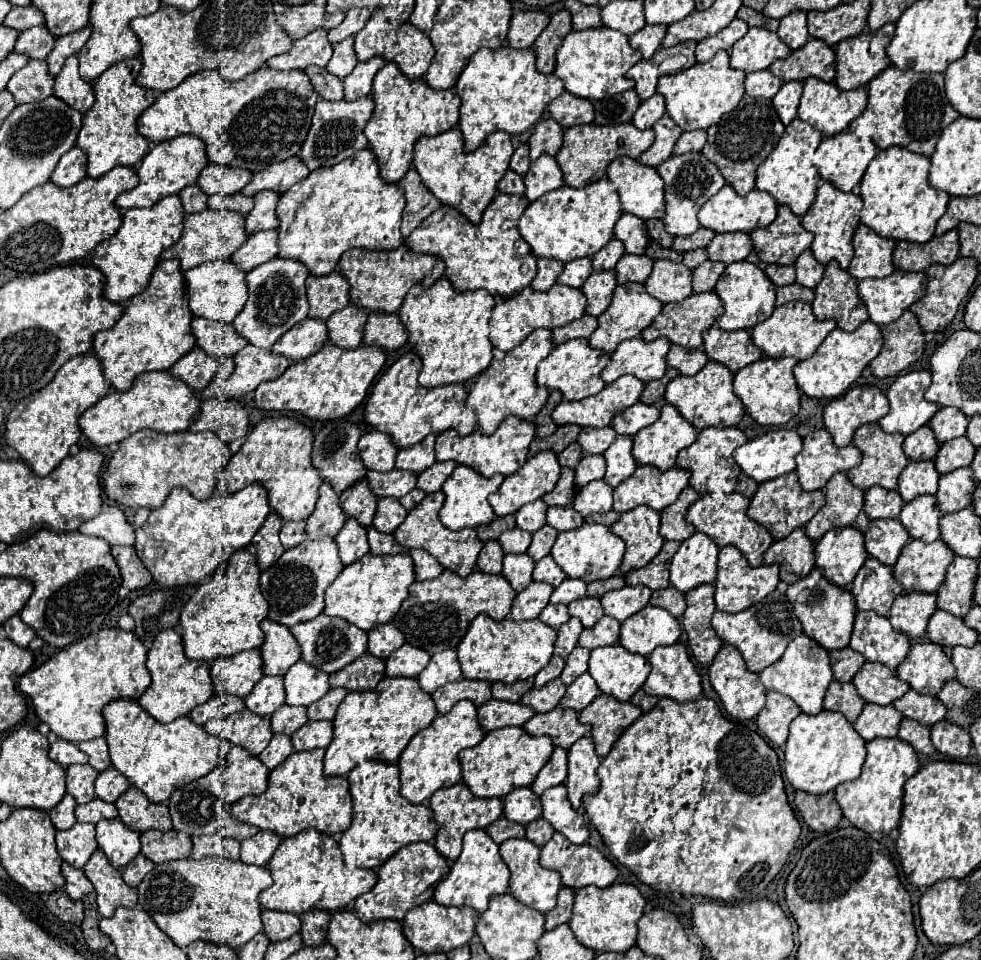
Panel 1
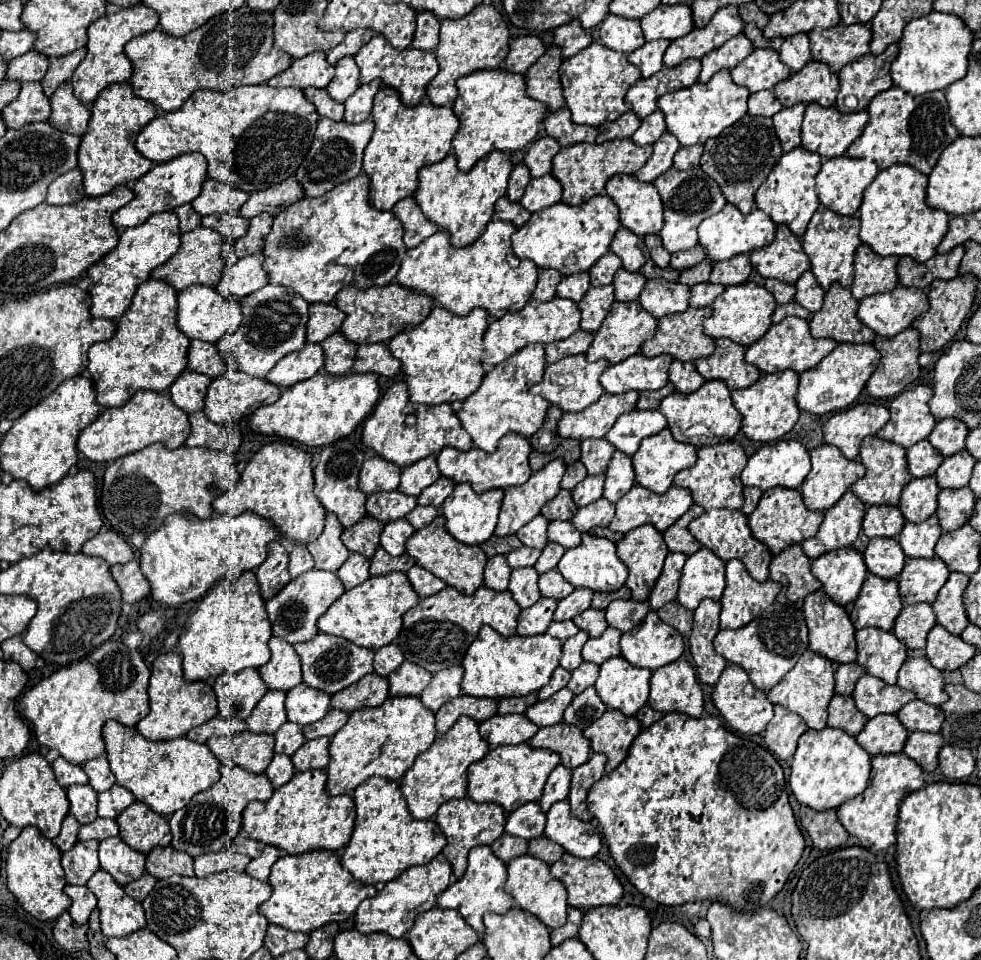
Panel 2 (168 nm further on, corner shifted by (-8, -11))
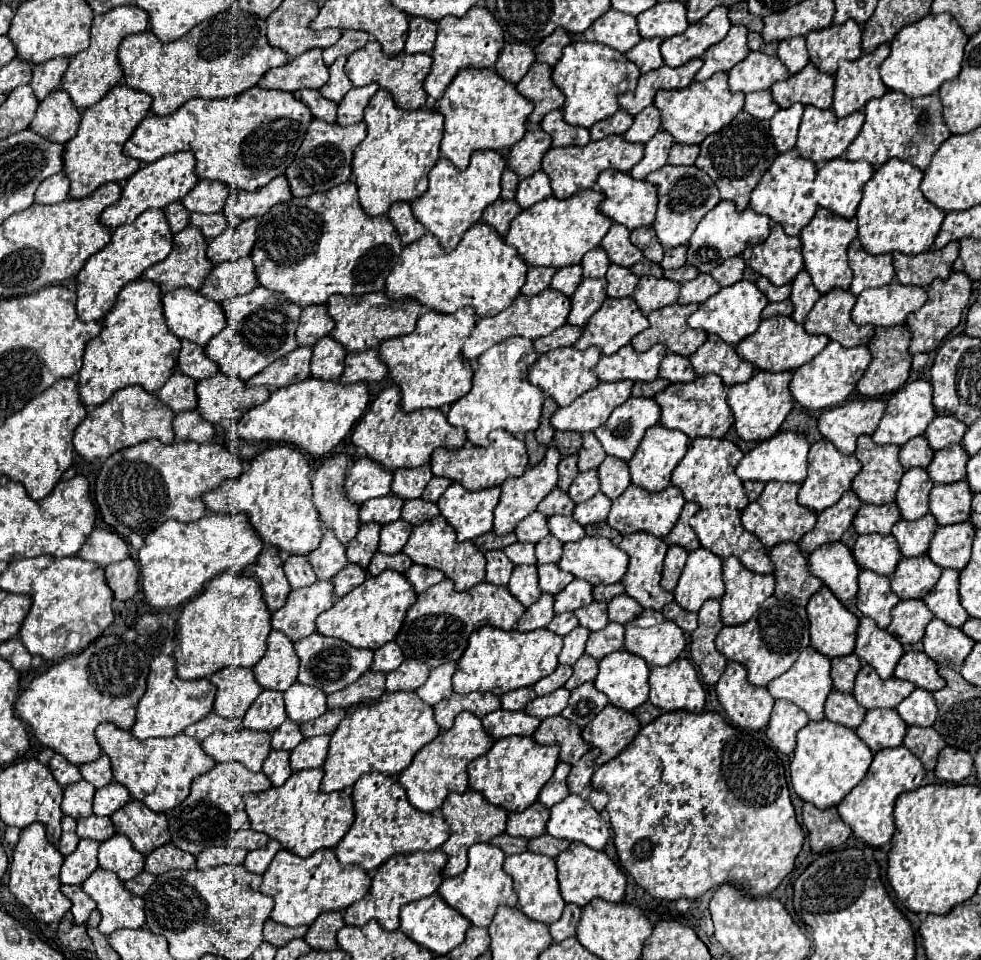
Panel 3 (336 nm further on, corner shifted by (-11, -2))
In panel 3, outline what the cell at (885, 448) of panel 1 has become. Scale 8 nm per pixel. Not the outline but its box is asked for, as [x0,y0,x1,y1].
[852,435,904,505]

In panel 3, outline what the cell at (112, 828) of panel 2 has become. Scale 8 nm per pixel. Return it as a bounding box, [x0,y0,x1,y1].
[78,815,114,841]

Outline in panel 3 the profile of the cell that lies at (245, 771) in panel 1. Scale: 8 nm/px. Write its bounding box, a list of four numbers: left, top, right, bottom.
[168,763,272,855]

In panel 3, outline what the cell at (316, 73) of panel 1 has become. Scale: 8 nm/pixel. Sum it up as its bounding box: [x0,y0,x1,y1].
[294,89,338,123]

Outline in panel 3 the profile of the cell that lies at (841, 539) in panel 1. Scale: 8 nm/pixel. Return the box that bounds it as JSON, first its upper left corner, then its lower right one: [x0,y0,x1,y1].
[810,543,862,599]

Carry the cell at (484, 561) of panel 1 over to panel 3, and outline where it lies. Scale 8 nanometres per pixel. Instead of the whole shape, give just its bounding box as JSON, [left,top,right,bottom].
[486,551,512,585]

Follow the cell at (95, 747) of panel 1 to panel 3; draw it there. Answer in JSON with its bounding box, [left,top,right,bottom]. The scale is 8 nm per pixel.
[80,755,112,789]

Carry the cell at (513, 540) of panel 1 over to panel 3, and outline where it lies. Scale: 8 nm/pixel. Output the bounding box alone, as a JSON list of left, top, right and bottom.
[504,543,536,565]

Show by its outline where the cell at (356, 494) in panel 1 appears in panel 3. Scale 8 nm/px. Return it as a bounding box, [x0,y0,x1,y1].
[346,523,382,569]

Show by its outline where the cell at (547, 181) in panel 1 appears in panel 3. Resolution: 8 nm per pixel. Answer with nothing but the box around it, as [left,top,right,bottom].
[516,171,552,209]

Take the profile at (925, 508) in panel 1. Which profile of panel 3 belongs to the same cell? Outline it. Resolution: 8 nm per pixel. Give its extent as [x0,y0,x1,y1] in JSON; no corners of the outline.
[892,513,938,557]

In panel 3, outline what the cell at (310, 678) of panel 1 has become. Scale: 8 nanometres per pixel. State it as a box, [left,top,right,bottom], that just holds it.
[284,683,326,723]

